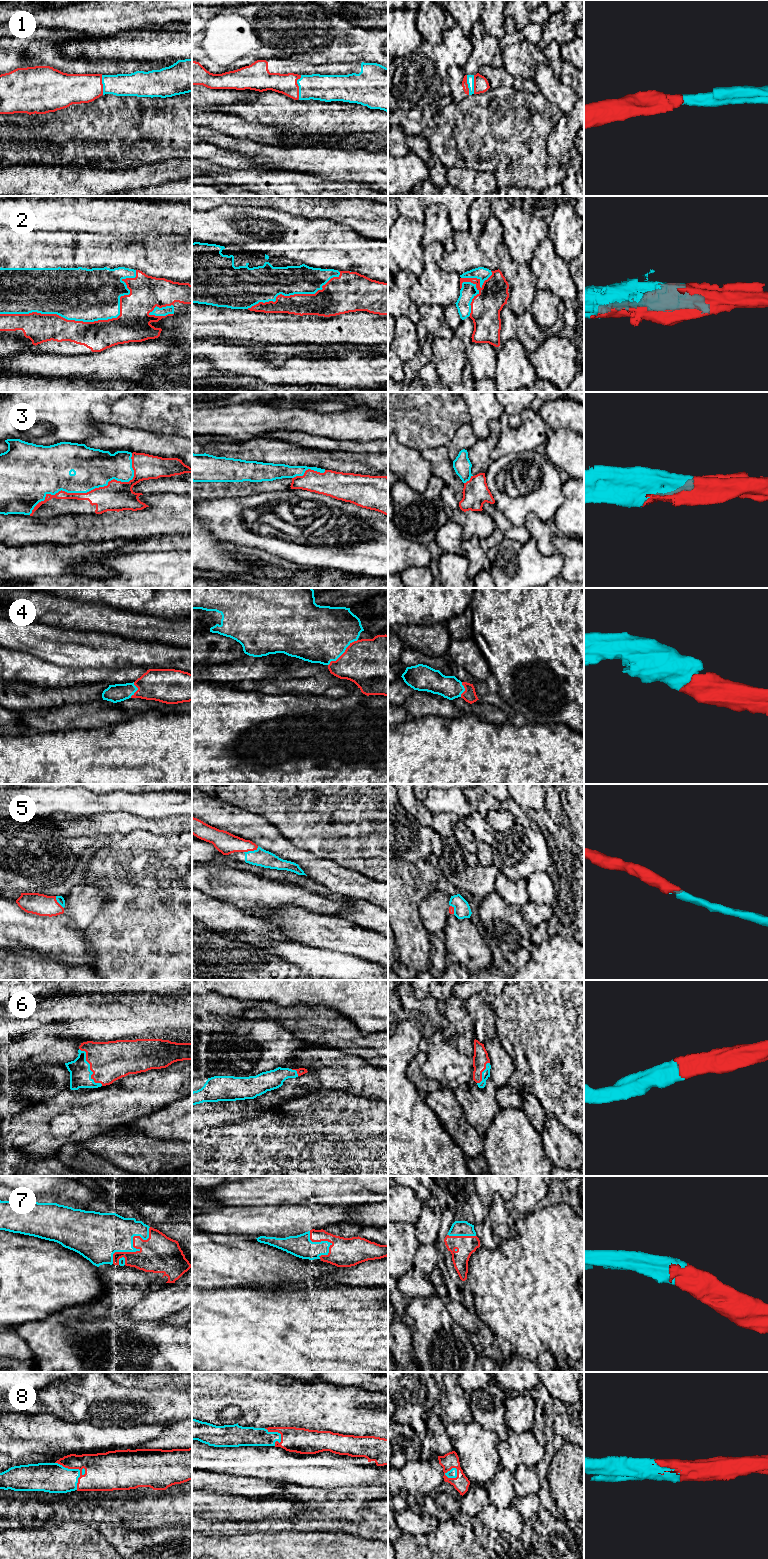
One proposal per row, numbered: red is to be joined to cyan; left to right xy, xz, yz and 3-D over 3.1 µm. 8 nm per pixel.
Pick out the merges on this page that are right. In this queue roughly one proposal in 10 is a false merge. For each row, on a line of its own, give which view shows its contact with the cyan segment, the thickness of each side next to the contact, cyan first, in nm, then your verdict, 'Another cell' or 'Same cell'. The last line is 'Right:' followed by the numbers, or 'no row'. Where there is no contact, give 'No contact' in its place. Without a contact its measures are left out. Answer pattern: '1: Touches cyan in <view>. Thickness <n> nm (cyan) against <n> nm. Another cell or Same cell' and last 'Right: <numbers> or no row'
1: Touches cyan in xz. Thickness 220 nm (cyan) against 160 nm. Same cell
2: Touches cyan in xy. Thickness 420 nm (cyan) against 240 nm. Same cell
3: Touches cyan in xy. Thickness 320 nm (cyan) against 240 nm. Same cell
4: Touches cyan in xz. Thickness 460 nm (cyan) against 400 nm. Same cell
5: Touches cyan in xz. Thickness 140 nm (cyan) against 170 nm. Same cell
6: Touches cyan in xy. Thickness 180 nm (cyan) against 320 nm. Same cell
7: Touches cyan in xy. Thickness 340 nm (cyan) against 300 nm. Same cell
8: Touches cyan in xy. Thickness 240 nm (cyan) against 300 nm. Same cell
Right: 1, 2, 3, 4, 5, 6, 7, 8

